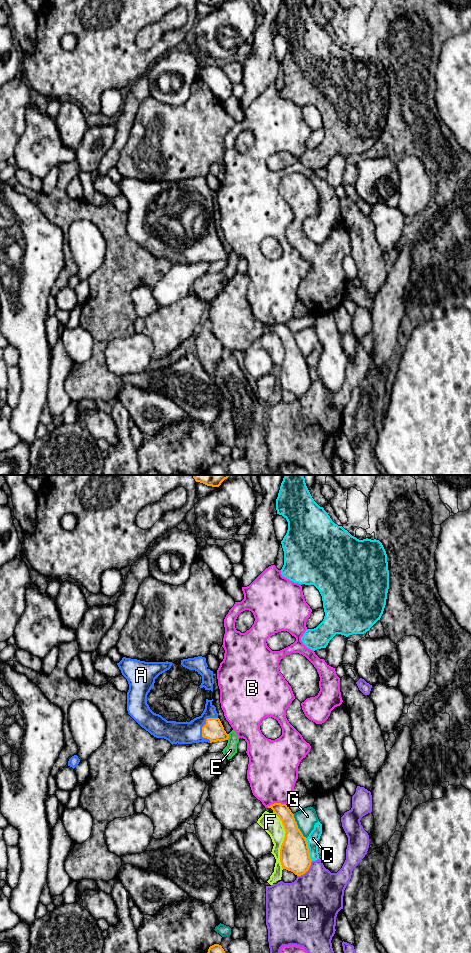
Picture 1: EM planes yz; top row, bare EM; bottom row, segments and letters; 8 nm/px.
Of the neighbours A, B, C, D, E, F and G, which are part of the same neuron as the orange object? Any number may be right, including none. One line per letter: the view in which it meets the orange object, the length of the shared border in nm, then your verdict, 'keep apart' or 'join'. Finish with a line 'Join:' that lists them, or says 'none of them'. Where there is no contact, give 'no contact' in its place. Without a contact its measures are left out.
A: yz | 220 nm | join
B: yz | 160 nm | keep apart
C: yz | 190 nm | keep apart
D: yz | 180 nm | keep apart
E: yz | 50 nm | keep apart
F: yz | 460 nm | keep apart
G: yz | 220 nm | keep apart
Join: A

